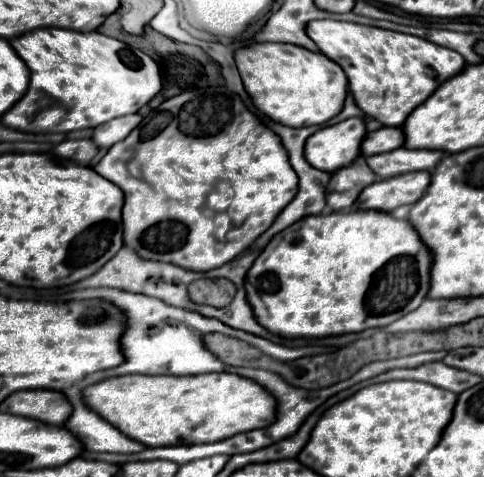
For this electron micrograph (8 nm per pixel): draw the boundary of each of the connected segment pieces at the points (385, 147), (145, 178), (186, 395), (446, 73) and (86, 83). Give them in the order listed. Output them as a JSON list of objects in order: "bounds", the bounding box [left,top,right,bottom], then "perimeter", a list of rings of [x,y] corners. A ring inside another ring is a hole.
[{"bounds":[361,128,403,158],"perimeter":[[[379,128],[365,136],[365,140],[361,144],[361,154],[367,158],[367,156],[381,154],[381,152],[391,152],[401,146],[403,146],[401,128]]]},{"bounds":[95,100,297,272],"perimeter":[[[235,100],[231,104],[231,120],[225,124],[225,128],[215,134],[215,136],[207,136],[207,138],[197,138],[197,136],[187,136],[177,128],[177,122],[173,120],[165,130],[161,130],[155,138],[143,140],[141,138],[141,130],[135,128],[135,132],[131,132],[131,136],[127,136],[127,140],[121,140],[119,144],[111,146],[109,152],[101,158],[101,162],[95,166],[95,172],[101,174],[103,178],[111,180],[113,184],[117,184],[123,194],[125,194],[125,206],[123,206],[123,244],[131,246],[137,256],[141,256],[143,260],[157,260],[157,262],[167,262],[167,264],[175,264],[181,266],[185,270],[193,270],[193,272],[207,272],[213,268],[219,268],[227,262],[231,262],[235,256],[239,256],[243,250],[247,250],[275,220],[275,216],[279,216],[279,212],[295,198],[297,192],[297,176],[295,170],[289,164],[289,156],[287,150],[283,148],[279,136],[275,132],[271,132],[267,126],[263,126],[245,106],[241,100]]]},{"bounds":[83,374,275,446],"perimeter":[[[233,374],[199,376],[117,376],[83,390],[83,402],[117,430],[143,446],[203,444],[271,424],[275,398],[251,380]]]},{"bounds":[305,20,465,126],"perimeter":[[[313,20],[305,32],[329,60],[345,70],[349,90],[363,114],[377,118],[383,126],[401,126],[409,112],[423,104],[439,84],[465,68],[465,60],[459,52],[409,34],[337,20]]]},{"bounds":[1,28,161,132],"perimeter":[[[41,28],[27,32],[15,40],[11,40],[13,50],[31,70],[29,87],[23,98],[1,118],[7,128],[21,132],[71,132],[83,128],[97,128],[113,118],[135,114],[141,106],[145,106],[159,90],[161,76],[157,64],[141,50],[129,48],[127,44],[103,36],[99,32],[73,32],[61,28]]]}]

